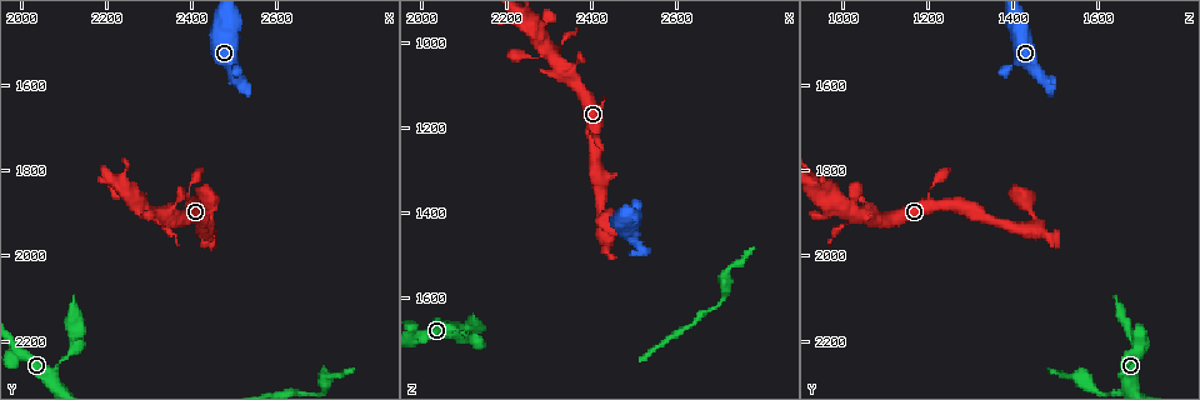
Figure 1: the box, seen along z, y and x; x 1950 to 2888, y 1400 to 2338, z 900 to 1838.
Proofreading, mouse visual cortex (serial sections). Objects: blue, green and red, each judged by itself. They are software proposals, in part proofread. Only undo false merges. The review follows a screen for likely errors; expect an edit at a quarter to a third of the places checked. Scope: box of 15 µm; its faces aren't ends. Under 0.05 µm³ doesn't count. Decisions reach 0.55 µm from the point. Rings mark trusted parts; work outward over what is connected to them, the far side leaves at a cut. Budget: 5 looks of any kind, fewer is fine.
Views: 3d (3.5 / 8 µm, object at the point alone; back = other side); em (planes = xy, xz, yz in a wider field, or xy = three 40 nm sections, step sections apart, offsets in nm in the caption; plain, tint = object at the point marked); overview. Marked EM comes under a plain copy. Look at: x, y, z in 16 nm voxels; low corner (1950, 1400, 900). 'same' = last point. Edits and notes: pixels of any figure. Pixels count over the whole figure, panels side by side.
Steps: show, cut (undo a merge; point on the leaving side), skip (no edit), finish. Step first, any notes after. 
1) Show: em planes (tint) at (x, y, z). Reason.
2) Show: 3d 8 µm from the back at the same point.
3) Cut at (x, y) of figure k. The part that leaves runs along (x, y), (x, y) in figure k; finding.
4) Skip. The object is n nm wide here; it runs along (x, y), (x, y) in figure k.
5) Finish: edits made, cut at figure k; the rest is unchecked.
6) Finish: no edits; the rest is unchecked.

Show: em xy step 1 (tint) at (2130, 2190, 1680). Abrupt turn.

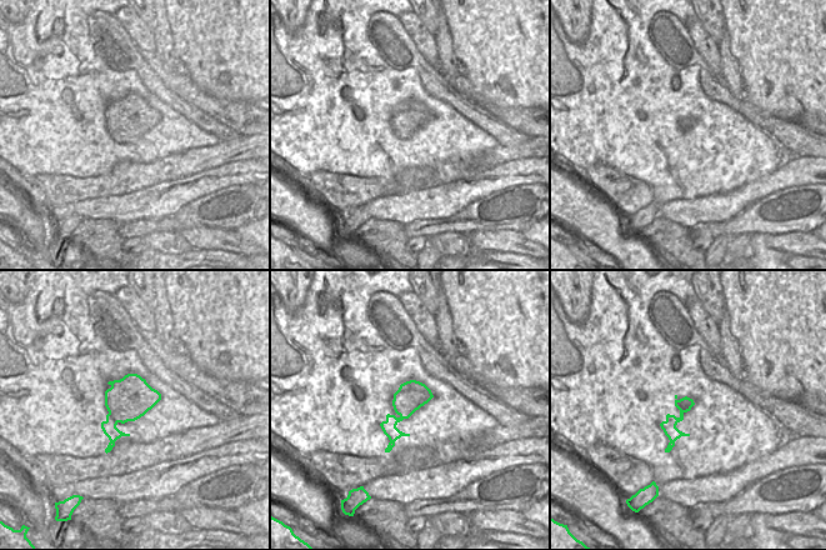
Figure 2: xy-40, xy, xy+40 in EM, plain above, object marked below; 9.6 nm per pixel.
Show: 3d 3.5 µm at the same point.

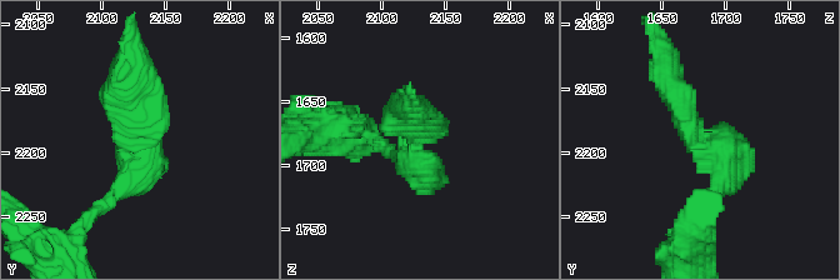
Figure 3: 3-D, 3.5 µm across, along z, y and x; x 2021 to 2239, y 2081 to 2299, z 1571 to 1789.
Cut at (146, 114) of figure 3. The object is 280 nm wide here; a border runs along (109, 413), (119, 421) in figure 2; two cells meet here.

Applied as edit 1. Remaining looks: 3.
Show: 3d 3.5 µm at (2515, 1590, 1480). Sharp bend.

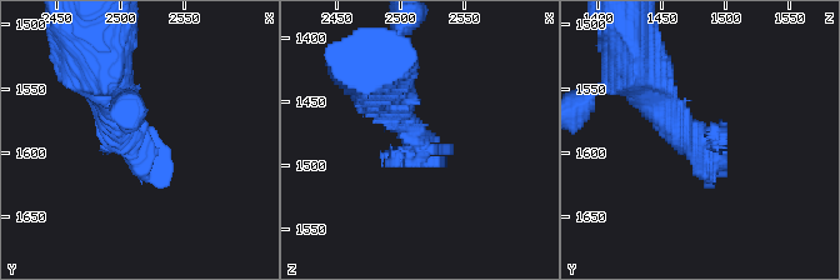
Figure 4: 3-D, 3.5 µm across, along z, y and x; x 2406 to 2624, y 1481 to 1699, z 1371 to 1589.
Show: em xy step 1 (tint) at (2516, 1598, 1482).

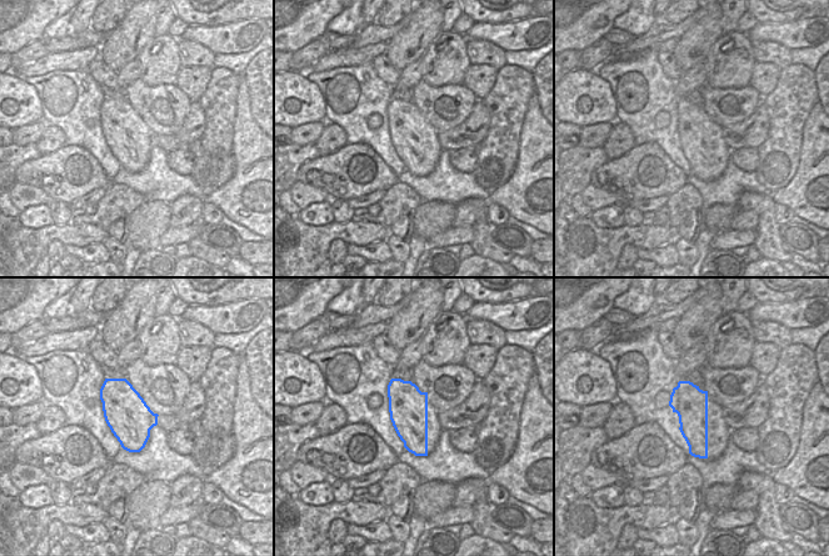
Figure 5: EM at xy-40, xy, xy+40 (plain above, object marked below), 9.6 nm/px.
Skip. The object is 380 nm wide here; it runs along (646, 90), (701, 148), (724, 148) in figure 4; one cell here.

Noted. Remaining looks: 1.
Finish: edits made, cut at figure 3; the rest is unchecked.

